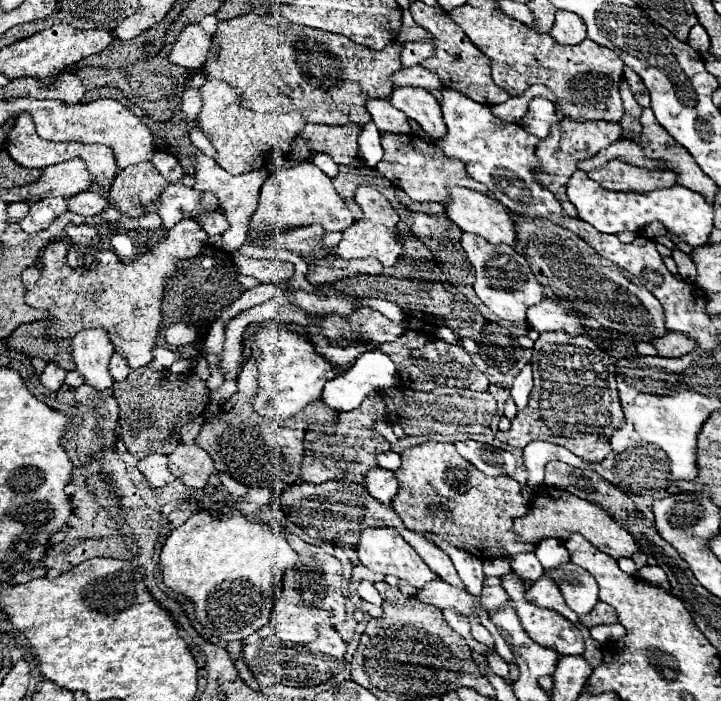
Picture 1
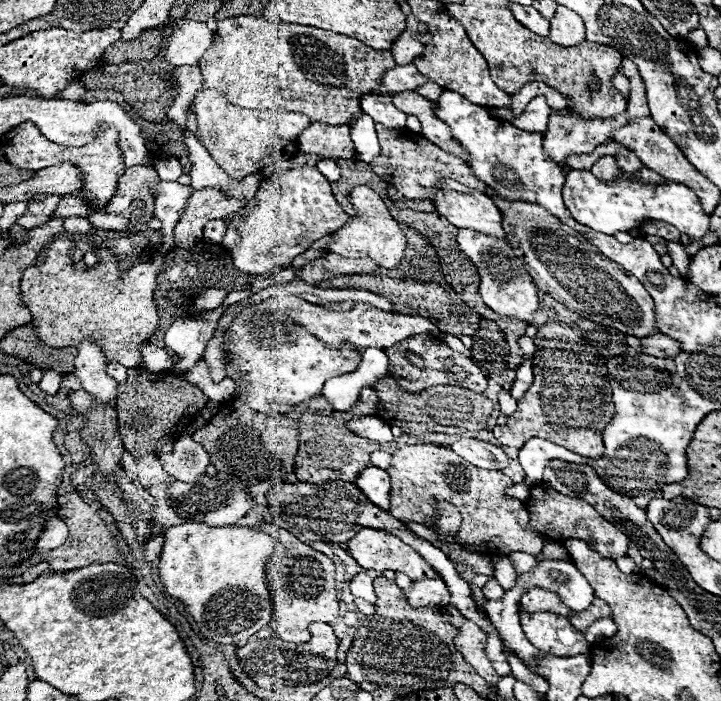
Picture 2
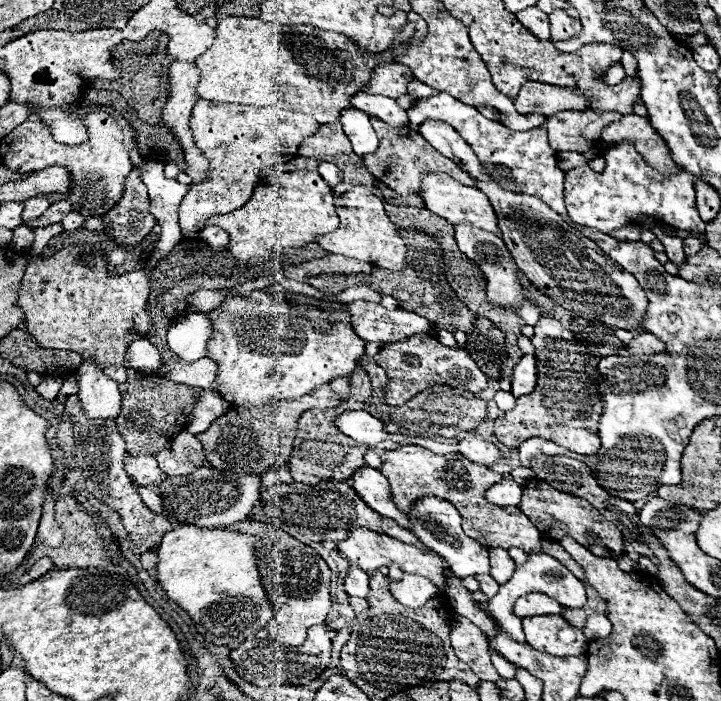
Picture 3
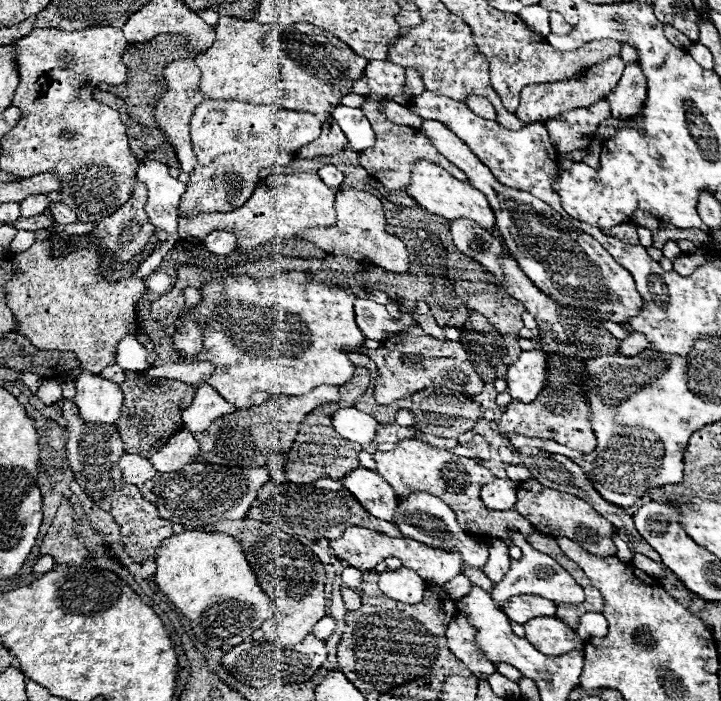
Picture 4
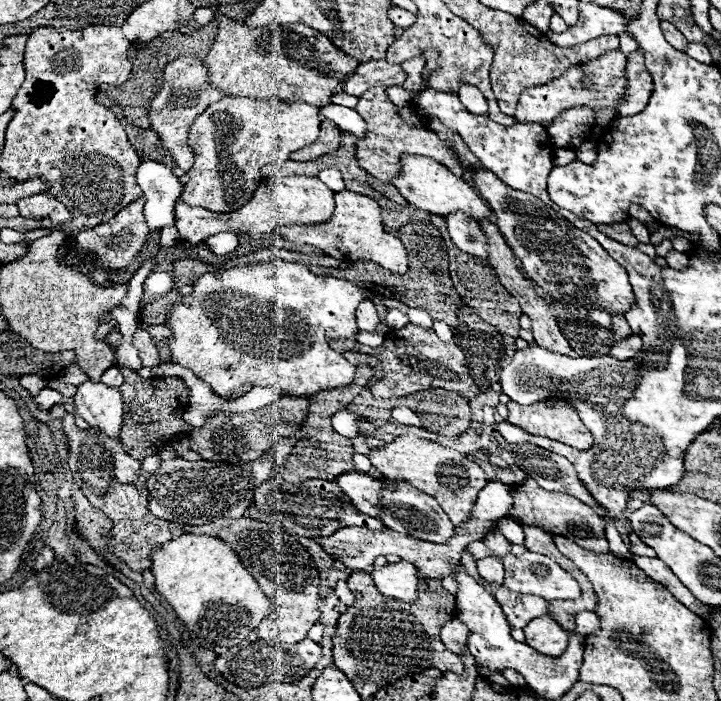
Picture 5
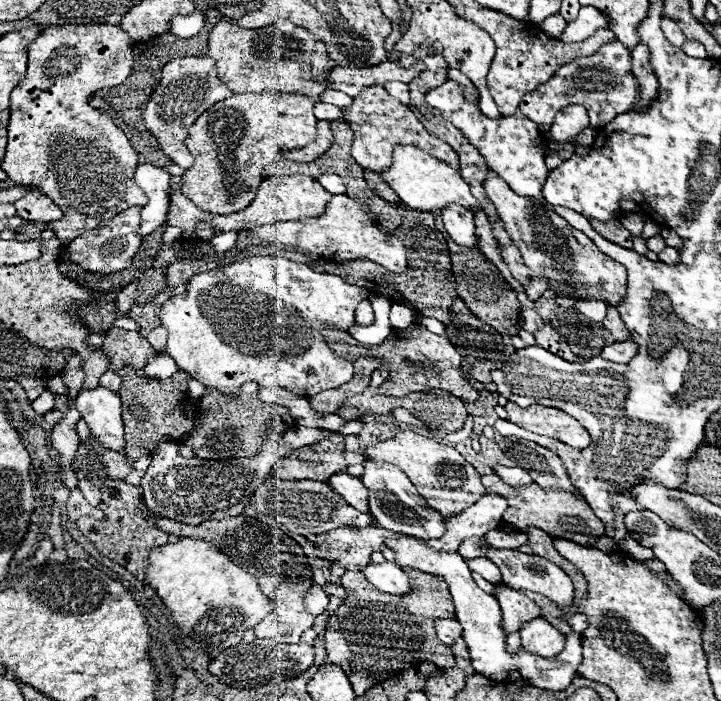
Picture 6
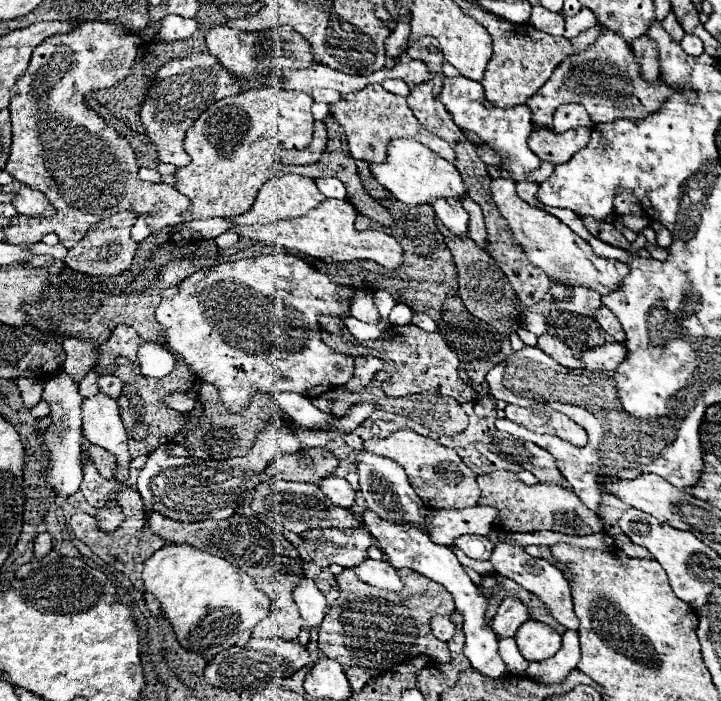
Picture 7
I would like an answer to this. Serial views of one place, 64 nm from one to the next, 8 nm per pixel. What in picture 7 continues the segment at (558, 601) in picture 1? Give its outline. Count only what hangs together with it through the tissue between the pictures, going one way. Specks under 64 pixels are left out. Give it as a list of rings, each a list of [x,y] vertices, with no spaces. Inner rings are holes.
[[[508,596],[502,606],[498,608],[496,616],[492,618],[492,632],[496,632],[496,636],[502,638],[510,638],[516,634],[516,630],[520,628],[520,624],[524,624],[528,620],[528,610],[526,606],[518,600]]]

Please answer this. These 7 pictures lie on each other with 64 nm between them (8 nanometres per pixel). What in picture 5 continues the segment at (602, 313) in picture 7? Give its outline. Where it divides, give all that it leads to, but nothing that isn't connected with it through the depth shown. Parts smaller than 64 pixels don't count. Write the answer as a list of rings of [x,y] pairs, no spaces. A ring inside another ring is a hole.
[[[612,314],[612,332],[614,332],[614,336],[616,338],[628,338],[630,334],[632,334],[632,330],[630,330],[630,326],[628,326],[628,322],[624,320],[624,316],[622,314]]]

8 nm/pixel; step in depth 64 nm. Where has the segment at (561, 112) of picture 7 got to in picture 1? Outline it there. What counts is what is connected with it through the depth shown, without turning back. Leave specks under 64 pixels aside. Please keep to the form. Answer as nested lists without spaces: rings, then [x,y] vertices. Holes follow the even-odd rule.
[[[562,118],[558,120],[554,126],[552,126],[552,136],[548,136],[548,140],[542,140],[538,144],[538,150],[536,150],[536,156],[540,158],[542,162],[542,176],[540,176],[540,184],[542,186],[548,186],[560,200],[562,208],[574,216],[576,216],[576,208],[566,200],[566,182],[568,178],[576,172],[576,162],[578,160],[586,160],[590,156],[594,156],[598,150],[606,148],[608,144],[616,142],[620,138],[620,132],[622,132],[622,126],[620,122],[618,124],[612,124],[612,122],[602,122],[602,120],[590,120],[590,122],[574,122],[574,120],[568,120],[568,118]]]

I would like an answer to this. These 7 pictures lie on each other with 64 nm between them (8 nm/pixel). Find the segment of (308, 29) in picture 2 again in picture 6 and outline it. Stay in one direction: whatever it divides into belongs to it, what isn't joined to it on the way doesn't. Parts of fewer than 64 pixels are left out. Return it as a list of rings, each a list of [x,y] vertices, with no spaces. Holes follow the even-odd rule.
[[[220,20],[208,36],[208,56],[216,60],[218,76],[234,94],[296,92],[314,102],[320,102],[318,96],[326,90],[316,82],[316,78],[322,80],[324,74],[336,66],[336,62],[326,56],[326,46],[322,42],[290,22],[260,30],[244,30],[228,20]]]

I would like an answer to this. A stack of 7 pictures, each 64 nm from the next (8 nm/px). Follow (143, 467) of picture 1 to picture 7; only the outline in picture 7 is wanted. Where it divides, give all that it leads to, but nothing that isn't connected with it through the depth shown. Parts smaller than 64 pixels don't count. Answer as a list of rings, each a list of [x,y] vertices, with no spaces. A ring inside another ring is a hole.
[[[90,446],[88,452],[86,452],[86,448],[84,448],[84,454],[96,464],[98,472],[100,472],[104,478],[108,478],[108,480],[114,478],[114,468],[116,468],[116,464],[114,464],[112,454],[108,454],[108,452],[104,452],[102,448],[96,448],[96,446]]]

